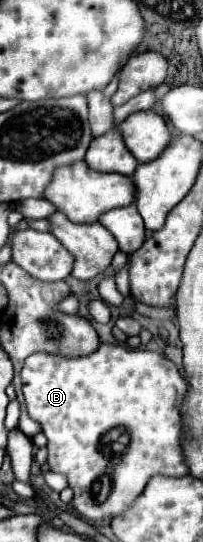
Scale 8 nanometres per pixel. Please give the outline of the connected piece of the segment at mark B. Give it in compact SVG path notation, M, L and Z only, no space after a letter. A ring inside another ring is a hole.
M101 344L93 354L79 358L63 358L57 354L31 354L21 370L23 394L29 416L41 424L47 436L49 458L47 464L53 472L61 472L69 478L73 490L71 508L77 516L87 520L111 520L131 508L135 498L145 490L151 476L185 476L187 466L181 454L181 412L183 394L187 392L187 382L179 374L177 366L159 352L133 350L123 344ZM113 428L123 428L129 434L129 442L123 448L107 448L111 442L103 444L103 436Z

